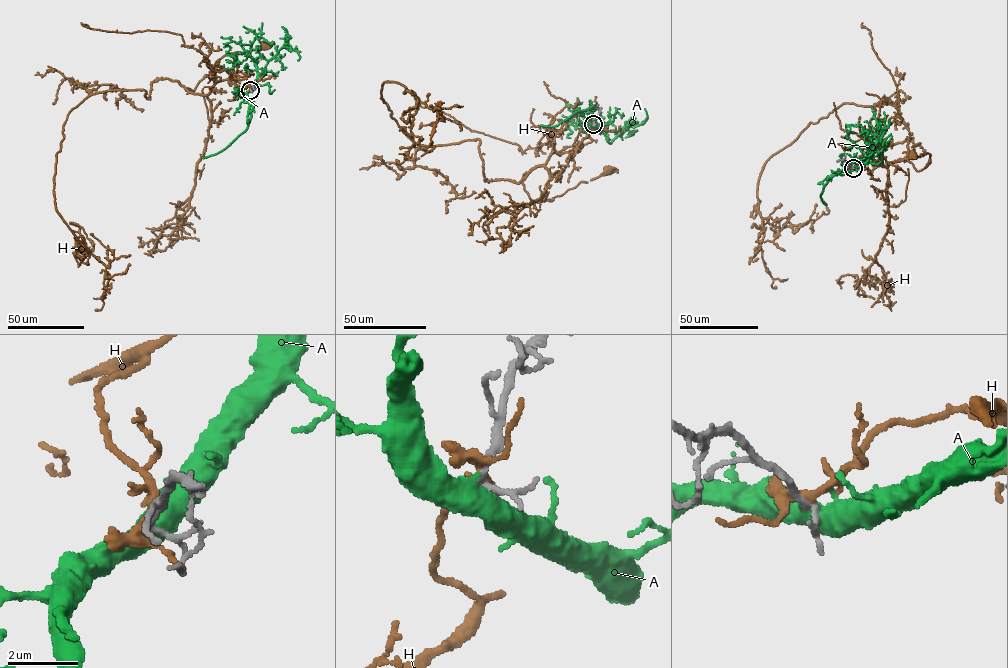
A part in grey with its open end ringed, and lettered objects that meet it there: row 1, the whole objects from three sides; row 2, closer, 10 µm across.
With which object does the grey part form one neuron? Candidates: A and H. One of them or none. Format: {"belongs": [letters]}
{"belongs": ["A"]}

